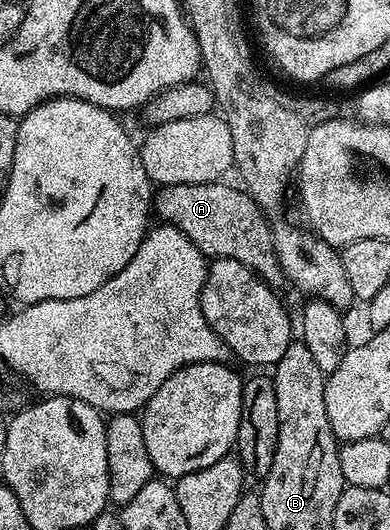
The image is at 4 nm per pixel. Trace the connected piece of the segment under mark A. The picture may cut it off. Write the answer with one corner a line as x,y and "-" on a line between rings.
227,181
203,182
202,184
174,184
173,186
162,186
154,194
154,214
161,223
178,228
201,250
209,259
229,258
246,264
256,275
265,282
267,286
280,288
285,285
286,279
280,261
276,255
276,245
272,239
272,226
268,222
269,215
261,210
260,205
248,191
239,185
227,186

